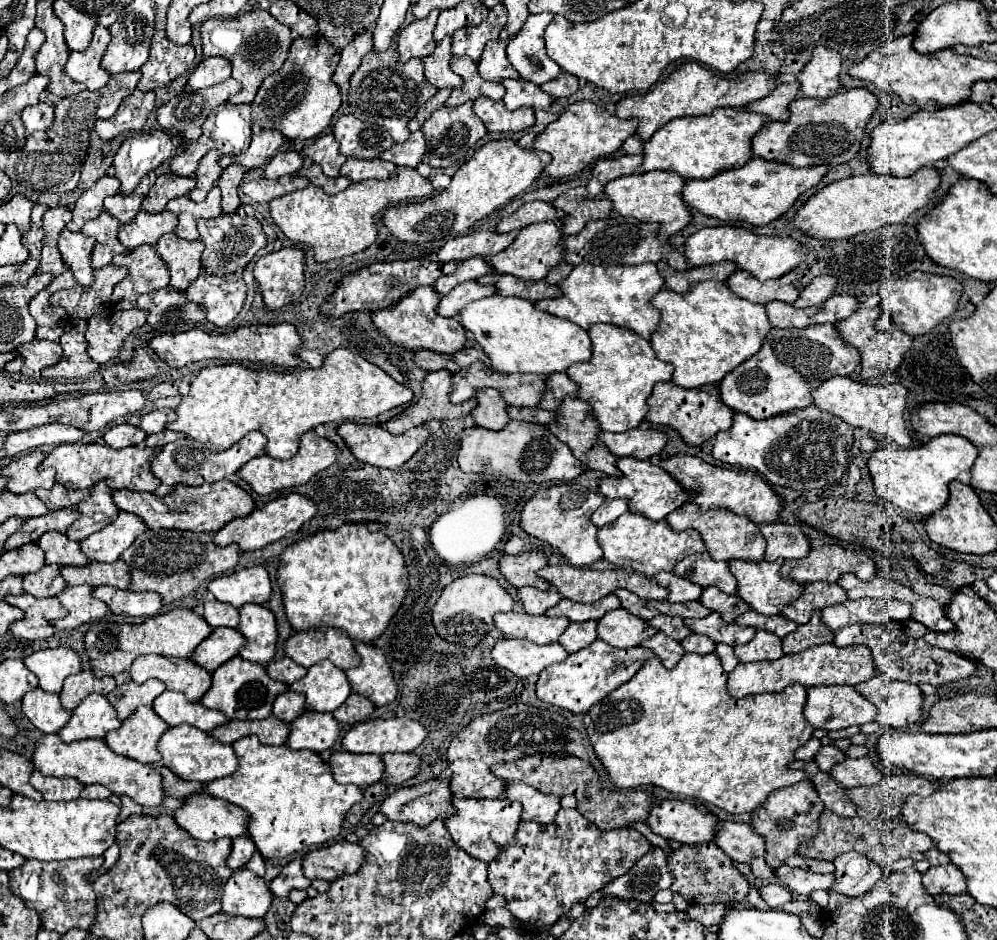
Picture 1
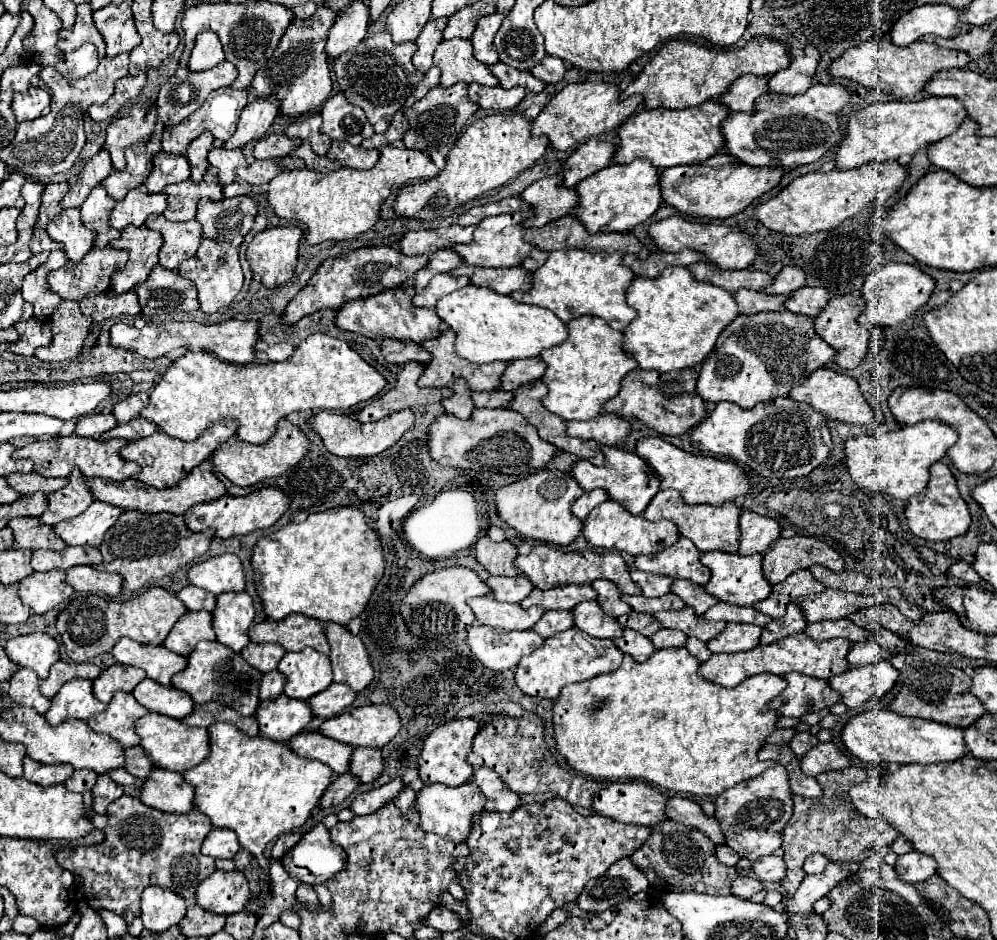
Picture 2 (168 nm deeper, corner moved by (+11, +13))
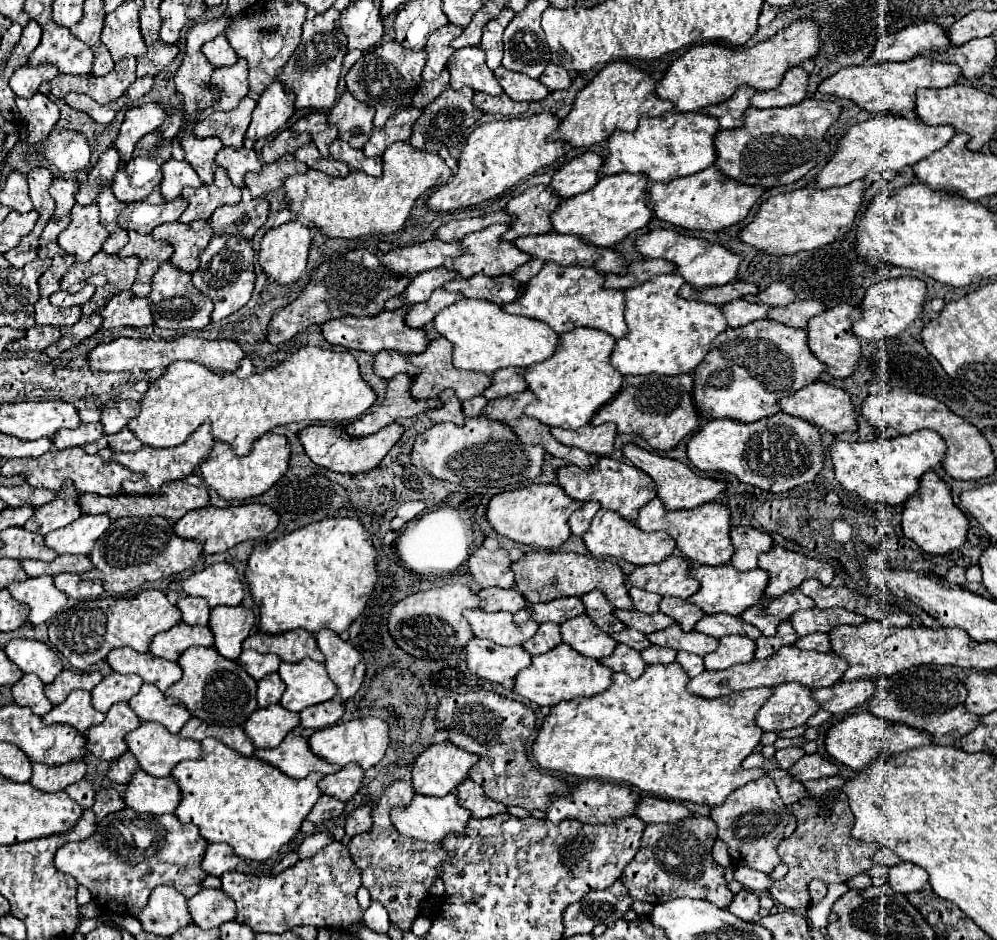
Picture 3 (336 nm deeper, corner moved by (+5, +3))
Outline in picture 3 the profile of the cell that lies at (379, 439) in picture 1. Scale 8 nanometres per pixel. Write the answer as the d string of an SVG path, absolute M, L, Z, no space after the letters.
M396 422L386 426L378 434L370 434L364 438L348 436L342 426L308 426L300 432L300 440L310 460L314 460L314 464L330 468L334 472L342 472L342 474L362 474L362 472L370 472L384 460L384 456L398 442L402 432L404 428Z

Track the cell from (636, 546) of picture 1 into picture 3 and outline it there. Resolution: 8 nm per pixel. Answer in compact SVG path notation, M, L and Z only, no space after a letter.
M598 510L598 514L594 516L588 532L584 534L584 544L586 548L592 552L592 556L598 558L622 558L626 562L632 562L636 566L642 564L656 564L664 558L668 558L674 548L676 548L676 540L666 534L666 532L642 532L638 526L634 526L632 522L626 522L620 514L614 514L612 510Z

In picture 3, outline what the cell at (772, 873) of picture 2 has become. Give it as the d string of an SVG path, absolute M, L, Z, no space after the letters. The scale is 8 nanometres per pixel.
M736 868L734 878L736 878L746 890L752 890L752 892L768 892L770 886L772 886L770 874L764 874L764 872L752 870L752 868Z

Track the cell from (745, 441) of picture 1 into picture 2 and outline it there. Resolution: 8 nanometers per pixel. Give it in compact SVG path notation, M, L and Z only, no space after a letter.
M776 398L744 410L730 402L720 402L690 434L690 444L702 452L728 456L750 466L764 478L796 478L818 468L832 450L828 420L812 406L788 398Z

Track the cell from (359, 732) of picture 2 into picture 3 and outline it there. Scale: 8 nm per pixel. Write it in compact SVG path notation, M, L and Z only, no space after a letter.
M356 718L350 722L342 722L342 724L334 724L330 728L316 730L308 742L316 756L320 756L332 764L346 766L350 762L358 762L364 770L368 770L384 758L384 754L390 746L390 726L388 726L388 722L384 722L380 718Z

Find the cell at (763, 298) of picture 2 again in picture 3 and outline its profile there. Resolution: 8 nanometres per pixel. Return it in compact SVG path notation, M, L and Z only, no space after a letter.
M742 298L722 306L722 312L726 314L730 328L740 328L740 326L746 326L754 320L766 318L768 310L770 310L770 306L766 306L766 304L754 304L754 302L742 300Z

